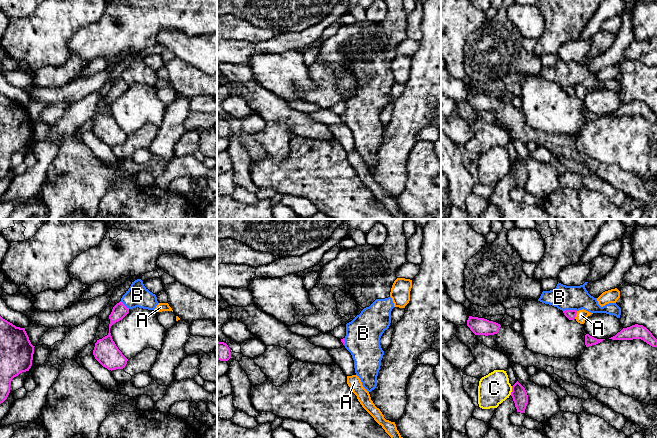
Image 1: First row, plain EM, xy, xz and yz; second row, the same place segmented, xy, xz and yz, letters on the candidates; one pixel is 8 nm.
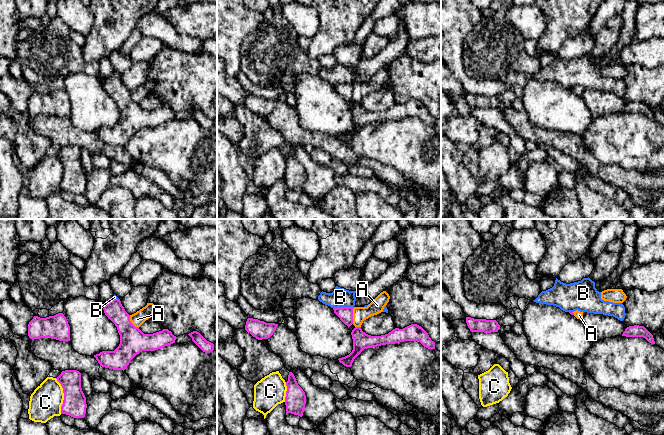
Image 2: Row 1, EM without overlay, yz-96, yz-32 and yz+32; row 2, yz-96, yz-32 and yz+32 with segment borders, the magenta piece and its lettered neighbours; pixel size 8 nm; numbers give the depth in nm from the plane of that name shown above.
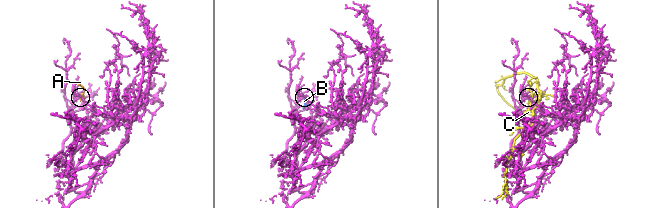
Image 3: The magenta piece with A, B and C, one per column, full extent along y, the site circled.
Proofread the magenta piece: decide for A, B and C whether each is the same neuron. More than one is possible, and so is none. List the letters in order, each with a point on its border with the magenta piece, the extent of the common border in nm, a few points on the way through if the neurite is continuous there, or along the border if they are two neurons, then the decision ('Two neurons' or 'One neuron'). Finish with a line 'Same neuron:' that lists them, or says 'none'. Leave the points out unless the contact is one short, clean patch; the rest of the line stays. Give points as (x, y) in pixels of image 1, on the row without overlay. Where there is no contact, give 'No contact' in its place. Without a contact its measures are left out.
A: Touches magenta at yz (575, 91). Shared border 70 nm. Boundary: yz (577, 87), (574, 94). Two neurons
B: Touches magenta at yz (569, 86). Shared border 110 nm. Boundary: yz (576, 86), (563, 87). Two neurons
C: Touches magenta at yz (512, 166). Shared border 70 nm. Two neurons
Same neuron: none

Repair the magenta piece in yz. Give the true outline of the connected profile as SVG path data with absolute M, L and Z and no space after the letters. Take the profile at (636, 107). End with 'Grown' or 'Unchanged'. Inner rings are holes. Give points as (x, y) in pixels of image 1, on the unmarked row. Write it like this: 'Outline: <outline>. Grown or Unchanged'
Outline: M632 101L627 104L623 104L615 112L609 114L612 116L633 116L641 115L652 123L657 123L657 115L652 109L643 101Z. Unchanged

